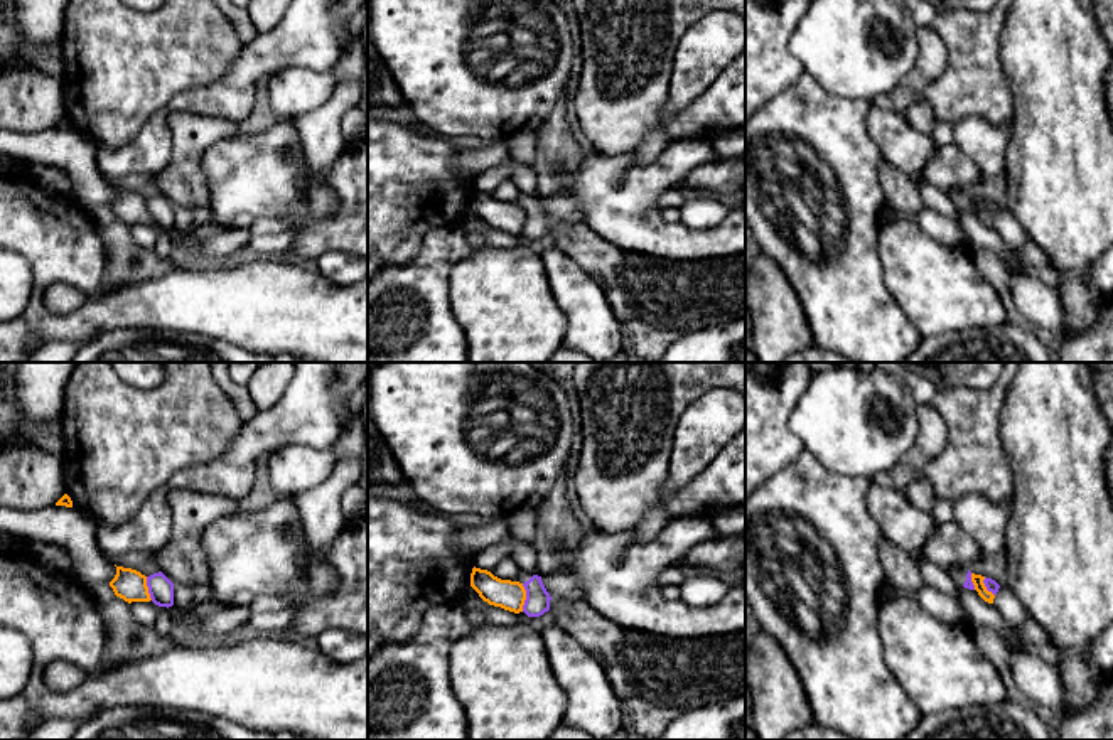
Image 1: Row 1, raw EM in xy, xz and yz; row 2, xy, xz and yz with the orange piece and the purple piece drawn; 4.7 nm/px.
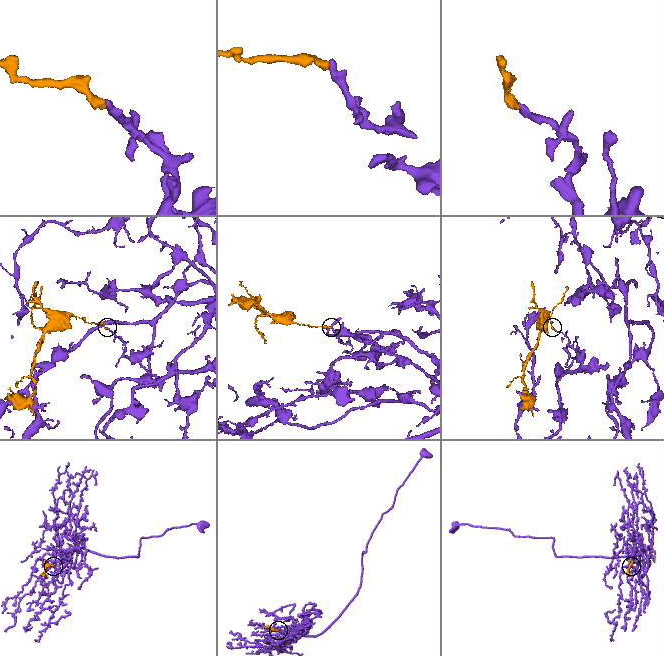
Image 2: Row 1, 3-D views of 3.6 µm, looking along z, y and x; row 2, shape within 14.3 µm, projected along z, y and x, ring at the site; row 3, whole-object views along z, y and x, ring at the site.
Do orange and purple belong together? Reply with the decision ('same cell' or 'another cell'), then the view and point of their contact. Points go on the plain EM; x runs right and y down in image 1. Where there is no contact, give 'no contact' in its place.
another cell | xz (525, 219)

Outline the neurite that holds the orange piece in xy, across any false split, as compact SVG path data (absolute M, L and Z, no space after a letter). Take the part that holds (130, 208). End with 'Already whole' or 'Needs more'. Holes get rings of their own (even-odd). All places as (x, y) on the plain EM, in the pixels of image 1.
M116 189L116 197L110 204L115 217L125 224L150 224L150 216L147 209L147 199L137 192Z. Already whole

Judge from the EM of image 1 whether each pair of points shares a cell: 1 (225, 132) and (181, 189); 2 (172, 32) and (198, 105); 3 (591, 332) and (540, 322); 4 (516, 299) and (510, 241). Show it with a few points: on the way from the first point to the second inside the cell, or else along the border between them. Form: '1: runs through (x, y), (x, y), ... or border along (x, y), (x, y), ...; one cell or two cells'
1: runs through (208, 135), (186, 157), (184, 172); one cell
2: border along (228, 69), (208, 83), (182, 90), (159, 110); two cells
3: border along (552, 290), (552, 297), (567, 321), (564, 344); two cells
4: border along (520, 245), (486, 248); two cells

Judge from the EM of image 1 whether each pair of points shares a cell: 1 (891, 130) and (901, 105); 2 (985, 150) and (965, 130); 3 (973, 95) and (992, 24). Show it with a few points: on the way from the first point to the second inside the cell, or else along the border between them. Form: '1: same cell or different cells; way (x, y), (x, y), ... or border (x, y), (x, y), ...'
1: different cells; border (871, 103), (903, 113)
2: same cell; way (980, 145), (970, 135)
3: same cell; way (973, 78), (975, 41)

